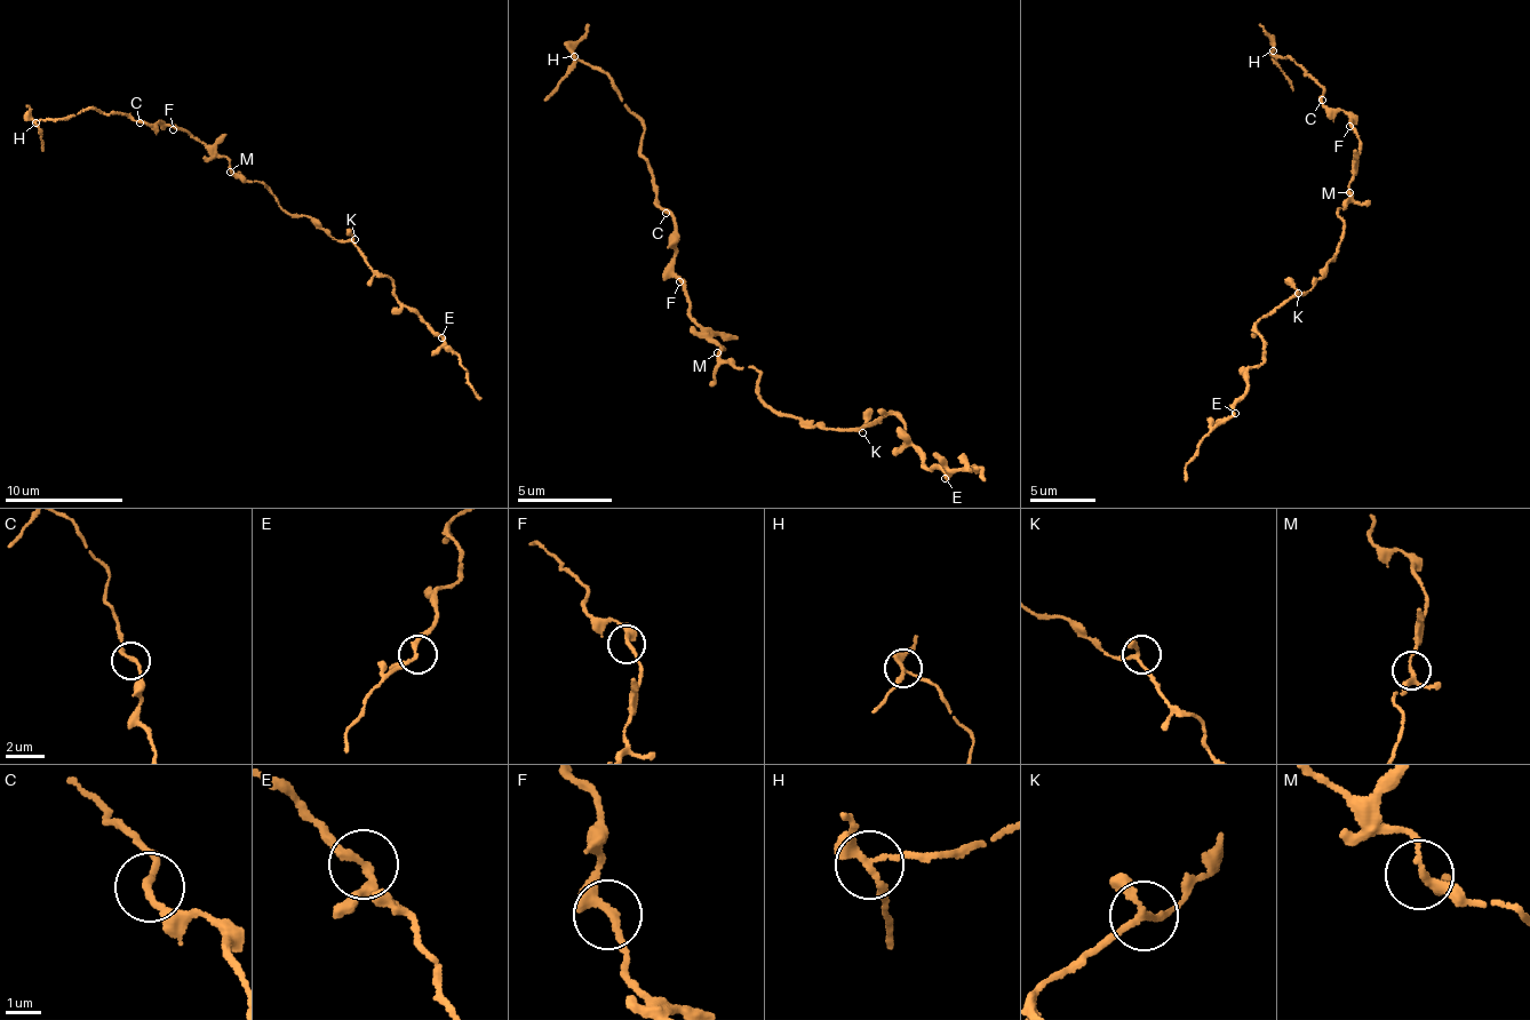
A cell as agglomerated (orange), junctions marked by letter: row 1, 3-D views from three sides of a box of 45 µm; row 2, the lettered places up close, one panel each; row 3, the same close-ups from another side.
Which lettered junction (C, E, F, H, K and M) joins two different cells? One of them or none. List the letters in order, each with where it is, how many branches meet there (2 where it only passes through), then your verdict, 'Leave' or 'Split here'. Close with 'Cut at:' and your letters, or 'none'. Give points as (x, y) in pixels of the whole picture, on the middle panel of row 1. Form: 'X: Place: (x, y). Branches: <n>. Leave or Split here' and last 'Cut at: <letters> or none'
C: Place: (666, 213). Branches: 2. Leave
E: Place: (945, 478). Branches: 3. Leave
F: Place: (679, 281). Branches: 2. Leave
H: Place: (574, 56). Branches: 3. Split here
K: Place: (862, 432). Branches: 3. Leave
M: Place: (717, 352). Branches: 3. Leave
Cut at: H

